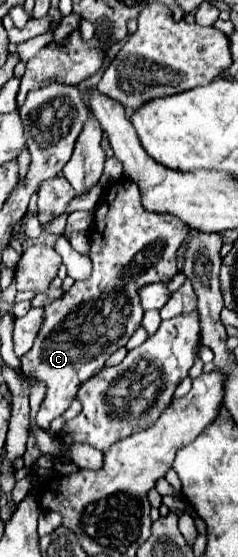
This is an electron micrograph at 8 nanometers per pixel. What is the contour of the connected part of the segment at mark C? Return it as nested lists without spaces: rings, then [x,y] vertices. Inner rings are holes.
[[[119,179],[105,187],[89,227],[89,259],[93,271],[89,279],[75,281],[61,299],[45,305],[35,343],[21,357],[23,373],[47,383],[47,397],[35,415],[37,429],[49,431],[51,421],[67,411],[79,387],[99,373],[107,357],[119,347],[125,347],[141,327],[145,309],[139,301],[139,289],[155,281],[171,281],[177,273],[177,249],[187,235],[189,227],[173,215],[143,211],[139,189],[131,179]]]

